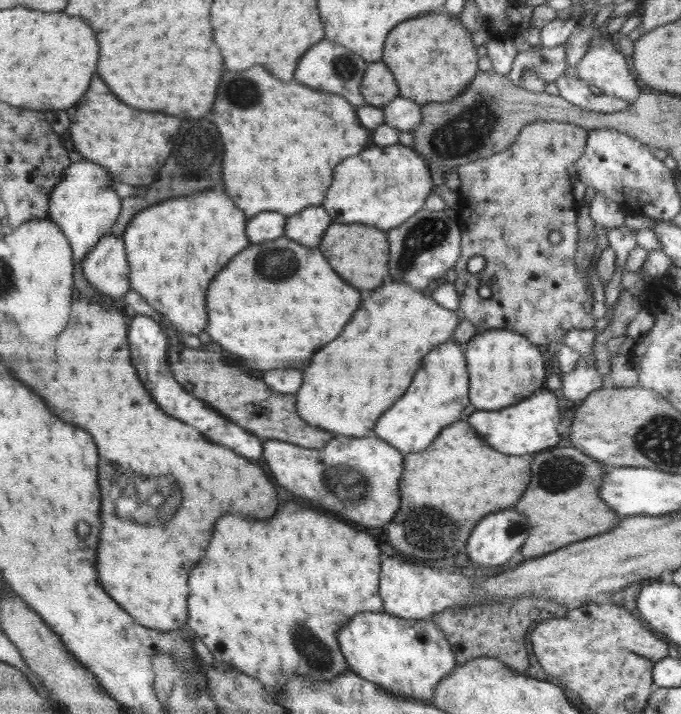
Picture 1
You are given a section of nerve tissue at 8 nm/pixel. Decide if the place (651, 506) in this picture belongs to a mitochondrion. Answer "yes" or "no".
no

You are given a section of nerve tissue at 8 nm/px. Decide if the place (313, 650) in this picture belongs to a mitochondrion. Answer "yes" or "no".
yes

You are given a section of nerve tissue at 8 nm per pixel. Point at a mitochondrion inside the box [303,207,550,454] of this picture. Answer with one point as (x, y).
(427, 234)

